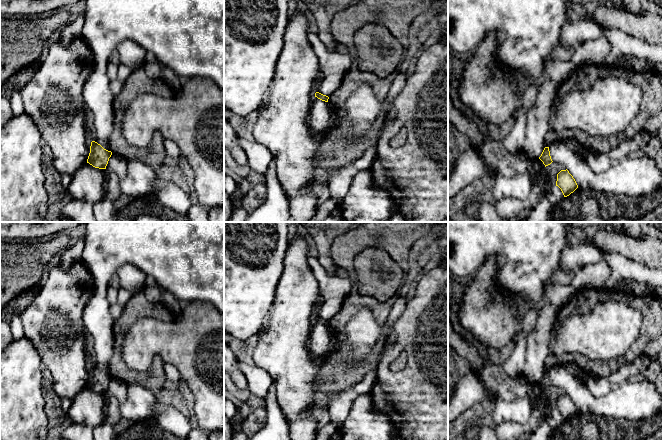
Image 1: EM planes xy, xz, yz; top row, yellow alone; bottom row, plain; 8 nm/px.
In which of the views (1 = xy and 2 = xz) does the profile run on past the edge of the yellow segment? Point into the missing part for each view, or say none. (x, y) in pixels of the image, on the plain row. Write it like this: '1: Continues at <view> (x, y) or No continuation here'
1: No continuation here
2: No continuation here

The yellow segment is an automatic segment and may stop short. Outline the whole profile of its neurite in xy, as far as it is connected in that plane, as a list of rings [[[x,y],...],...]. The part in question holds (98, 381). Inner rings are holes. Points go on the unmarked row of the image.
[[[92,365],[87,387],[89,387],[95,392],[106,393],[111,379],[111,375],[104,373],[100,368],[95,365]]]

